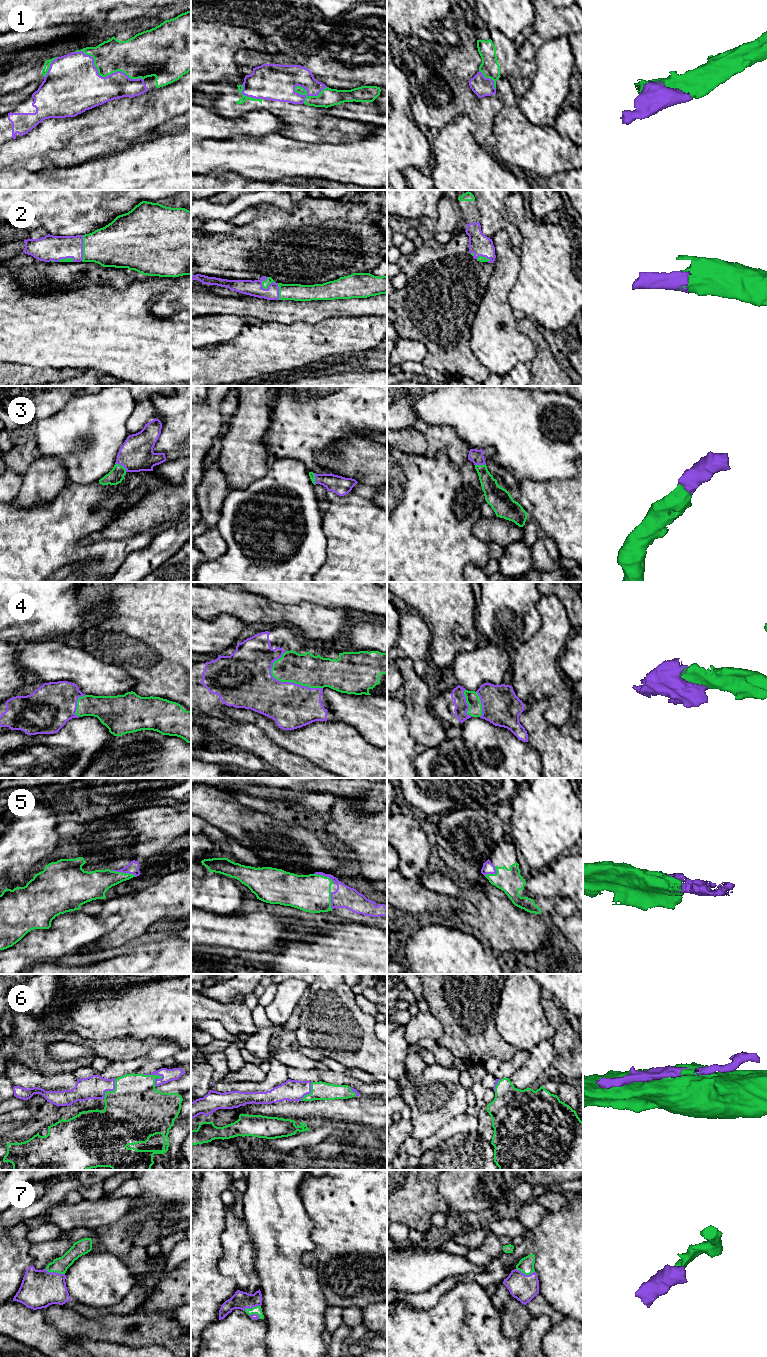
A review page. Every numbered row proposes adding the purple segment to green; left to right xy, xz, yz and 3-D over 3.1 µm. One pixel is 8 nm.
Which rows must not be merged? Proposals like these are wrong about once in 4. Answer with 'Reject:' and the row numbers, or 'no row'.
Reject: 6

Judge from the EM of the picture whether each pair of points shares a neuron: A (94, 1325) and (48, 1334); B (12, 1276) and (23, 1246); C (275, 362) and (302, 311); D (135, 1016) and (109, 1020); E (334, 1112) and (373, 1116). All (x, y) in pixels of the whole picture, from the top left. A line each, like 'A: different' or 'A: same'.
A: different
B: same
C: different
D: same
E: same

